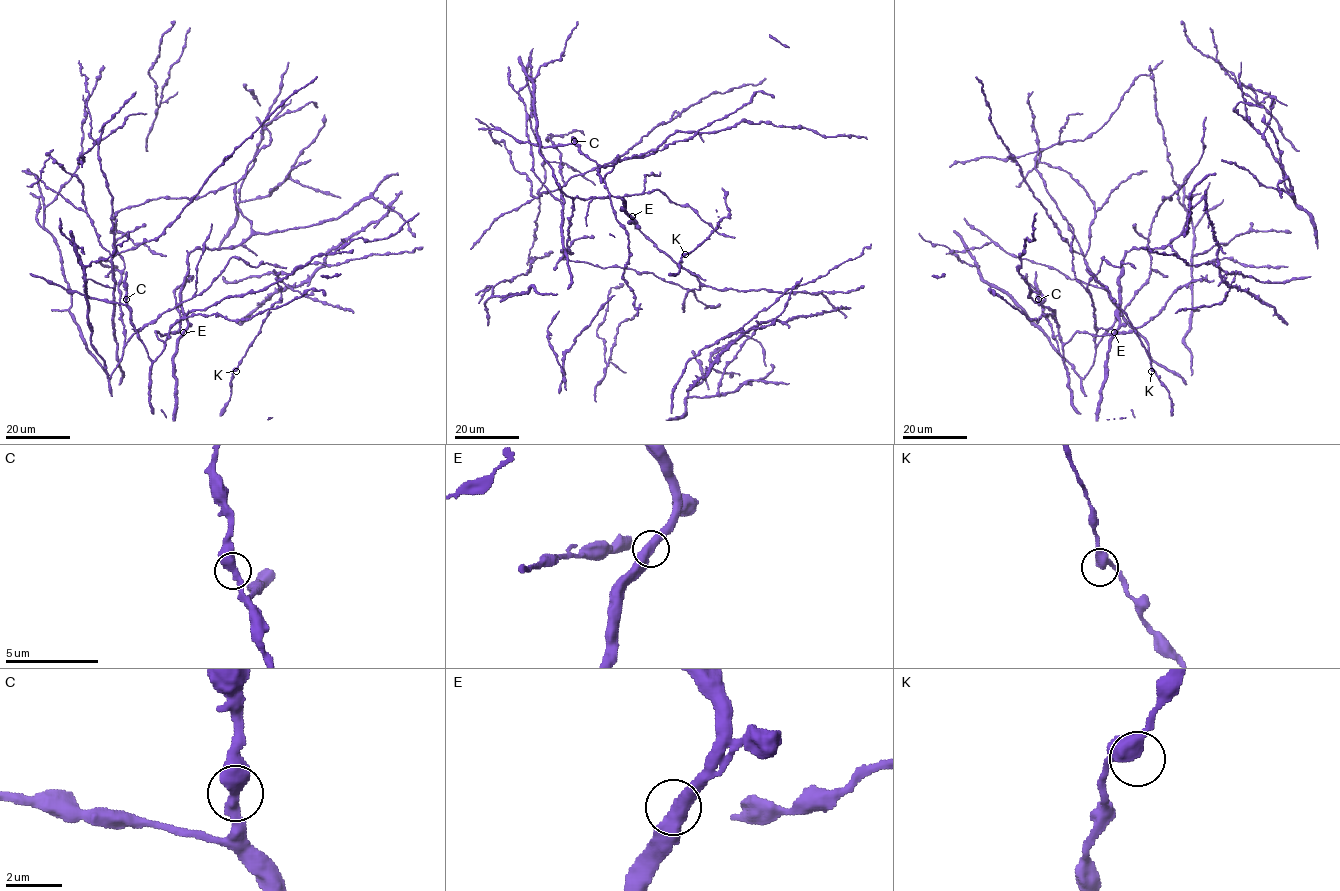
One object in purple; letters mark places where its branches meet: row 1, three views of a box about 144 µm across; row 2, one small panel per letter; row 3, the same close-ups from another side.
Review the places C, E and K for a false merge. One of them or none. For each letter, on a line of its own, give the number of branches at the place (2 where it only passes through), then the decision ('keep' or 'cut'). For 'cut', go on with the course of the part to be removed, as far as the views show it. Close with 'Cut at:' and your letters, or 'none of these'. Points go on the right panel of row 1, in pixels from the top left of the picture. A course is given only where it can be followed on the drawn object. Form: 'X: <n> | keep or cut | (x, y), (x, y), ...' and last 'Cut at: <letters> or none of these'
C: 2 | keep
E: 2 | keep
K: 2 | keep
Cut at: none of these

